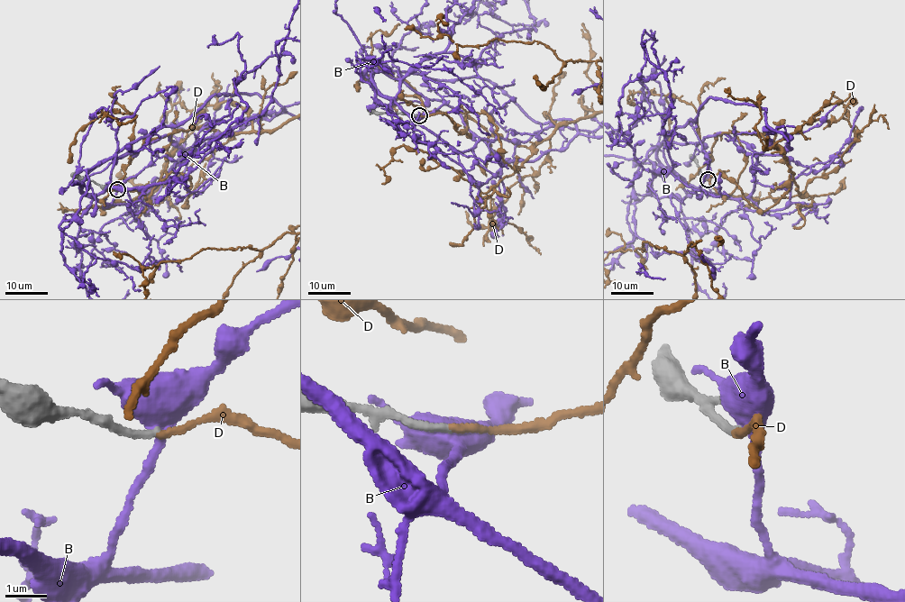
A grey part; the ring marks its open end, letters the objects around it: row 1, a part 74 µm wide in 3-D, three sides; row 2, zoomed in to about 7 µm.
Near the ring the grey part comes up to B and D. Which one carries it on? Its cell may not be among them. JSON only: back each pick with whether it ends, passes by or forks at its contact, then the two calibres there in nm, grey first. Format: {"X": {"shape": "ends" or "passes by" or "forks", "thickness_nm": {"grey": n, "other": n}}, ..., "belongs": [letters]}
{"D": {"shape": "ends", "thickness_nm": {"grey": 170, "other": 150}}, "belongs": ["D"]}

